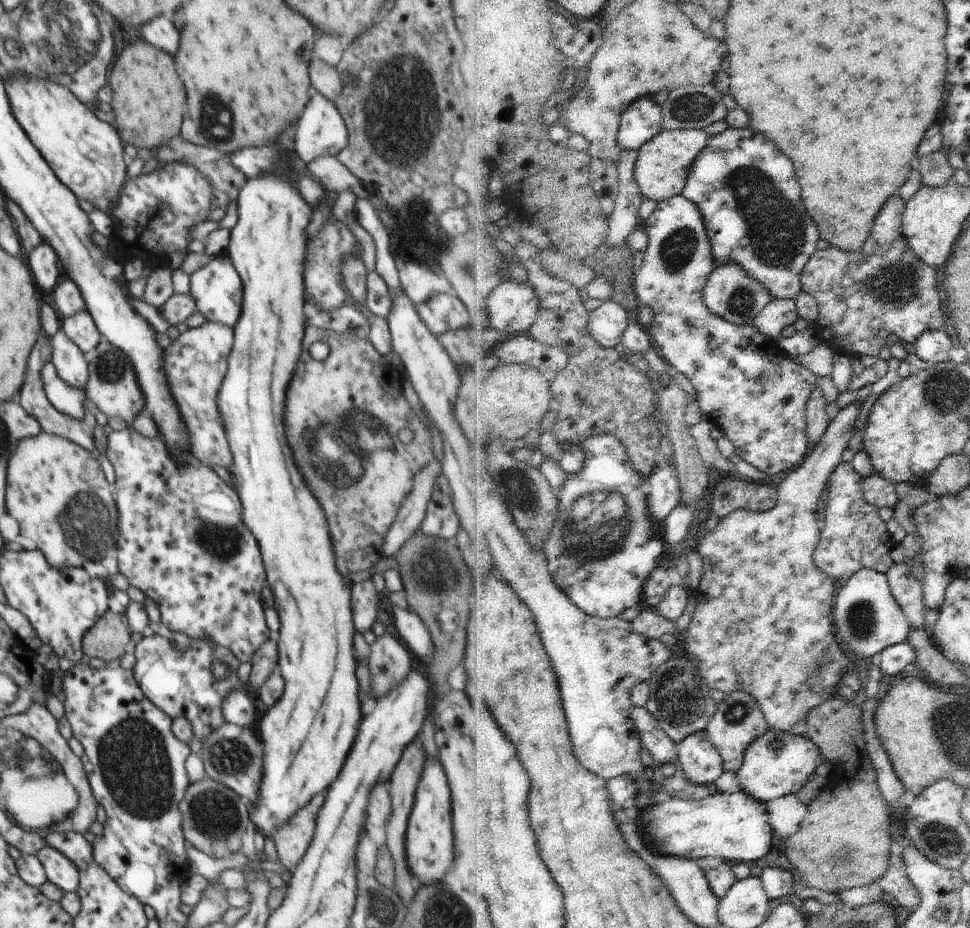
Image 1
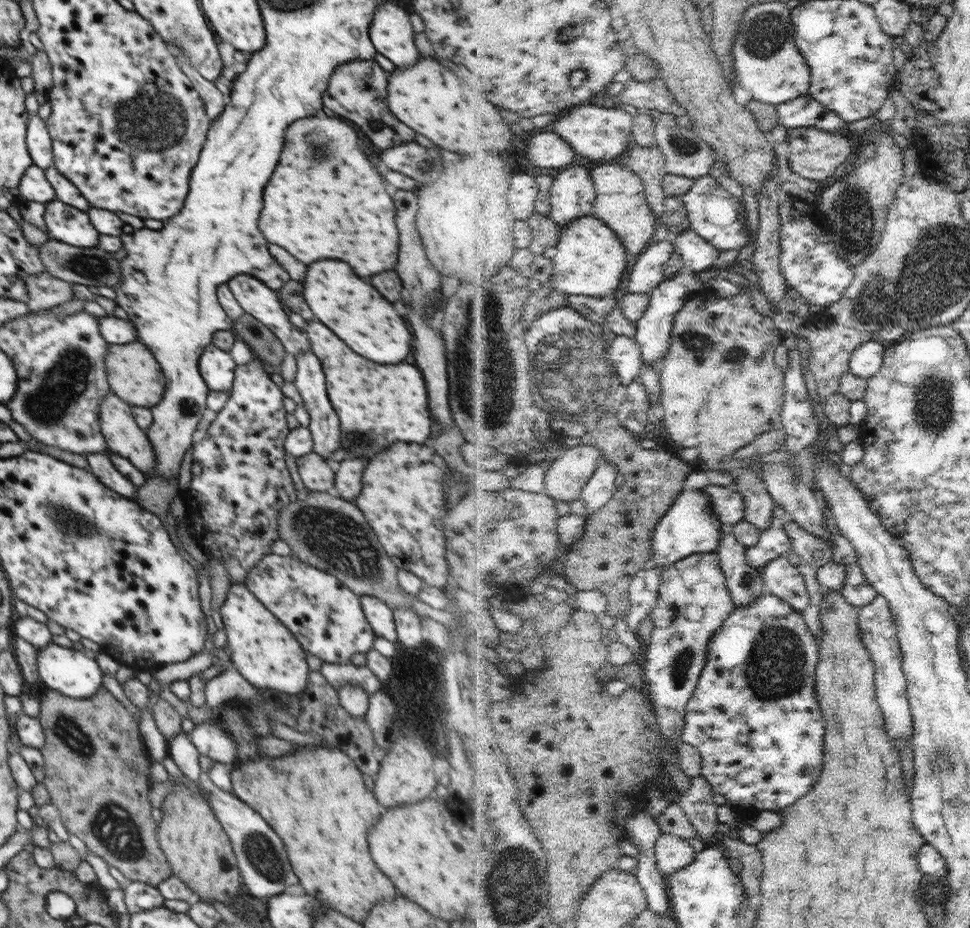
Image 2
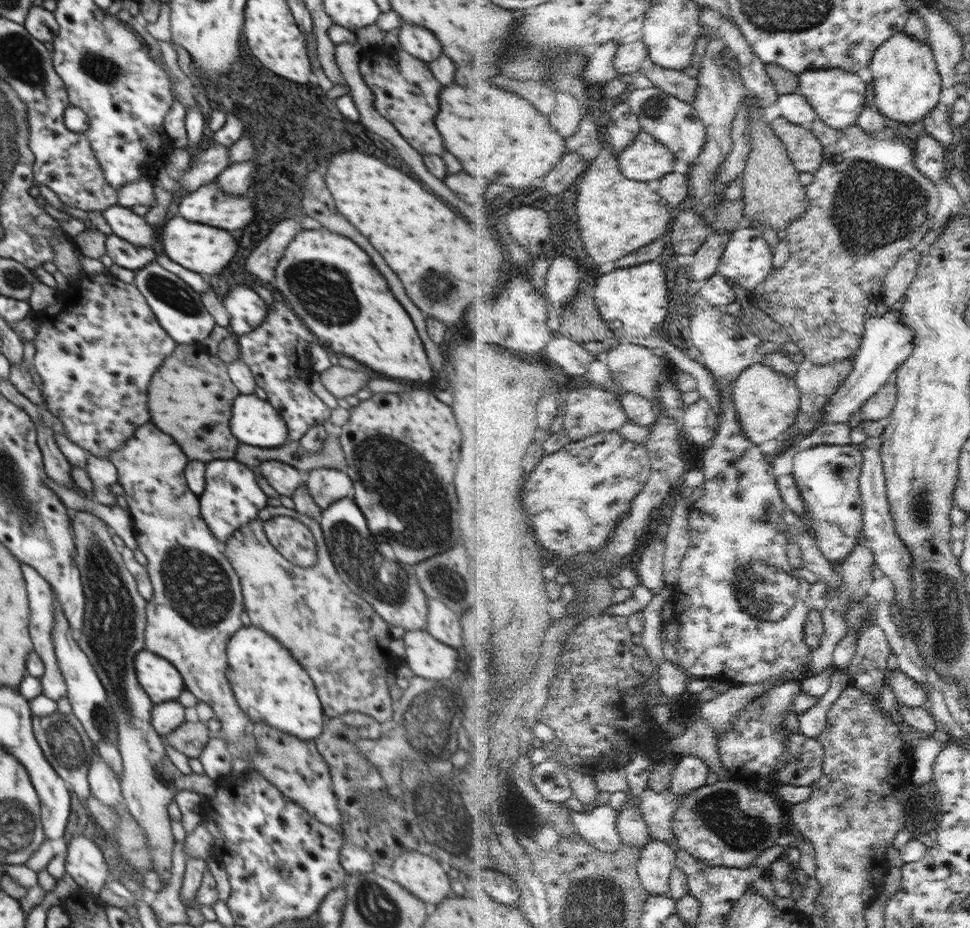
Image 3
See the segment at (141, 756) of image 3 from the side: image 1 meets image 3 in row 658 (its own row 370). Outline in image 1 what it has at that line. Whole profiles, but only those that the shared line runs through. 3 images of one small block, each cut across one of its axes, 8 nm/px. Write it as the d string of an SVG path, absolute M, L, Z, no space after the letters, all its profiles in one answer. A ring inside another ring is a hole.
M101 338L98 346L88 356L88 362L89 379L84 390L86 398L93 400L108 418L121 418L127 422L140 415L144 408L144 395L128 355Z

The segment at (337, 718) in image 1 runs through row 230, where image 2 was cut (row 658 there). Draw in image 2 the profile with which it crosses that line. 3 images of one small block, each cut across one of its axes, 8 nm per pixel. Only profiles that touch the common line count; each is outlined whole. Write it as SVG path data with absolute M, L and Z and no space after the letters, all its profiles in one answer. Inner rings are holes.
M231 584L219 612L224 622L229 658L250 685L256 689L272 688L296 696L306 689L311 671L306 663L307 652L245 584Z

